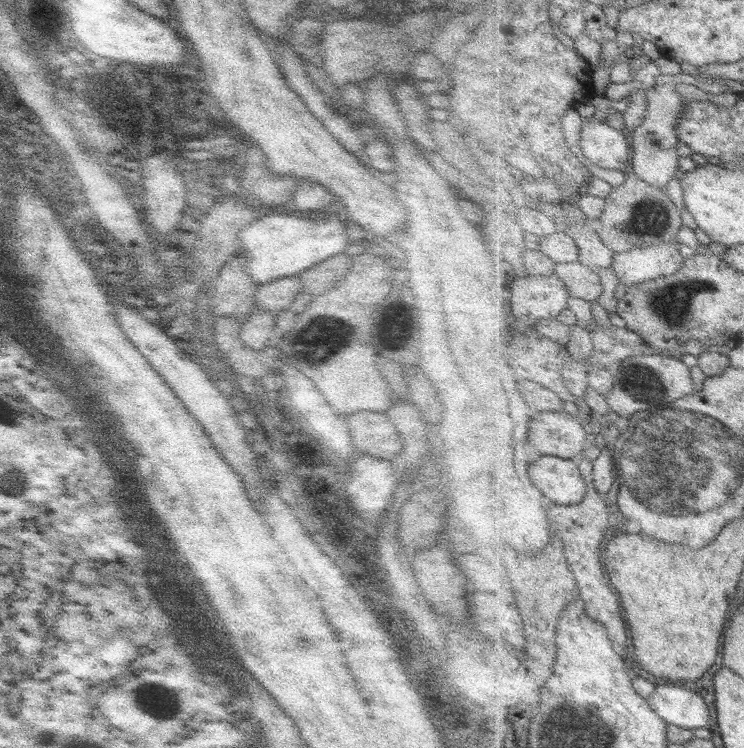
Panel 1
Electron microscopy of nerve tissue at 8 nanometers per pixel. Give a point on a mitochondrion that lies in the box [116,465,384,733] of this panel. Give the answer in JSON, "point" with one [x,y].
{"point":[166,709]}

